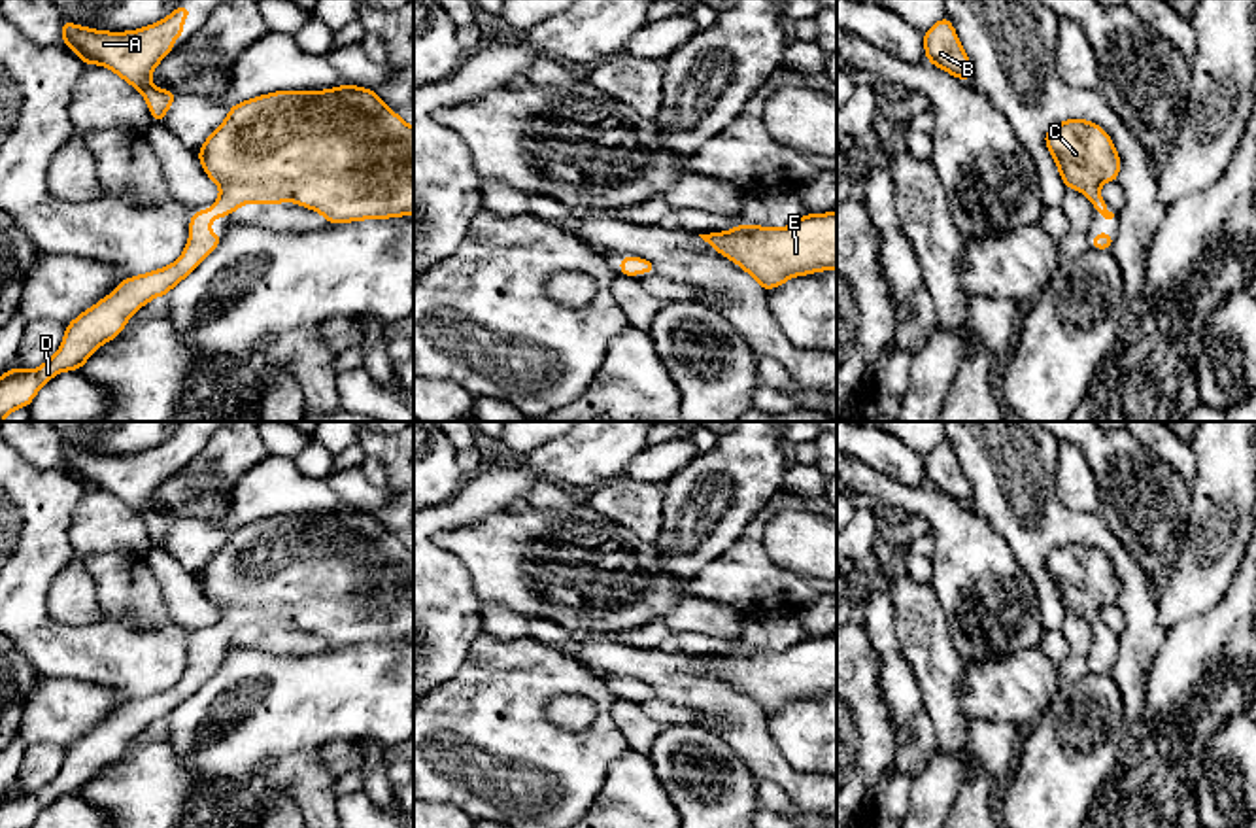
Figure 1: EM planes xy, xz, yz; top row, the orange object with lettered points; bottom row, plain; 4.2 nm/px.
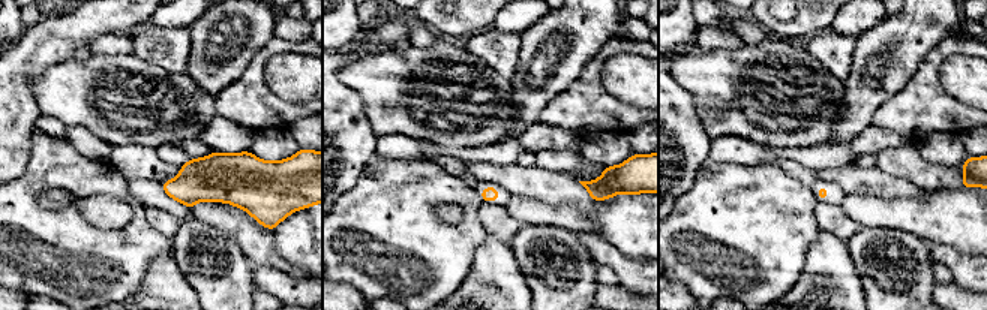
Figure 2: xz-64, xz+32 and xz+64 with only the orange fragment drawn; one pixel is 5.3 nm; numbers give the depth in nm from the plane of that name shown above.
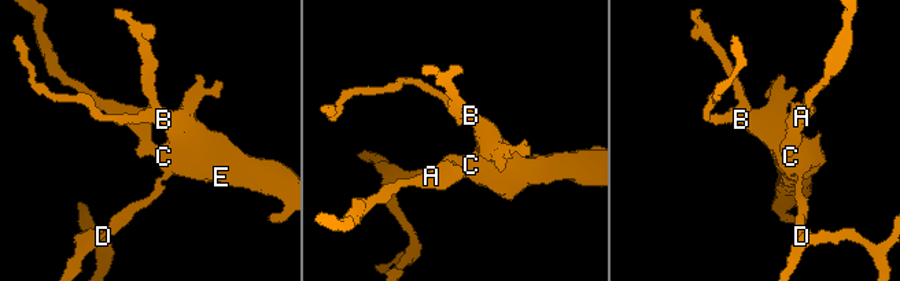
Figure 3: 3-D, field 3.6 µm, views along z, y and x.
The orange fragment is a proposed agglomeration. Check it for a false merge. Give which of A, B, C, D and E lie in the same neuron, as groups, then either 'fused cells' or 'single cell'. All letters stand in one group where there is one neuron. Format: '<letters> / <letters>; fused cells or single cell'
A B C D E; single cell

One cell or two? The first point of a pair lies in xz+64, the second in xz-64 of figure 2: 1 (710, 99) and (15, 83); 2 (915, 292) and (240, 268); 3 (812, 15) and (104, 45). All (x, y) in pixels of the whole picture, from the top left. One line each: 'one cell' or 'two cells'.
1: two cells
2: one cell
3: two cells

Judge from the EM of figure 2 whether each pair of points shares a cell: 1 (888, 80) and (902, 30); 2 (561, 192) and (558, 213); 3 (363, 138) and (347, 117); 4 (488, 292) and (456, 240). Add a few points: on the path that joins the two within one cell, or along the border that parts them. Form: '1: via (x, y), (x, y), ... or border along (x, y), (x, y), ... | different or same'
1: via (890, 68), (890, 59), (902, 42) | same
2: border along (525, 198), (594, 210) | different
3: via (359, 134), (347, 122) | same
4: border along (470, 274), (452, 294) | different

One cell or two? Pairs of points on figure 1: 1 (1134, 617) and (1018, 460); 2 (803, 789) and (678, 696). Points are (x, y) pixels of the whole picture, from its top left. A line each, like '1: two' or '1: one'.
1: one
2: one

